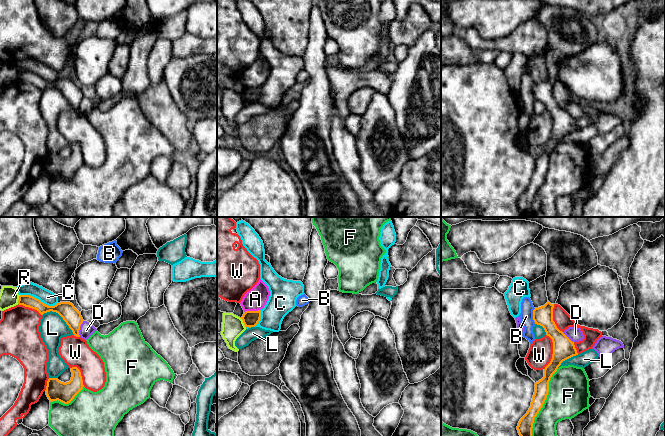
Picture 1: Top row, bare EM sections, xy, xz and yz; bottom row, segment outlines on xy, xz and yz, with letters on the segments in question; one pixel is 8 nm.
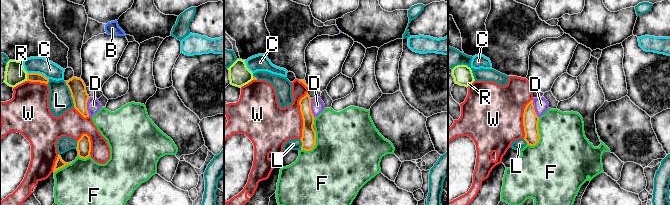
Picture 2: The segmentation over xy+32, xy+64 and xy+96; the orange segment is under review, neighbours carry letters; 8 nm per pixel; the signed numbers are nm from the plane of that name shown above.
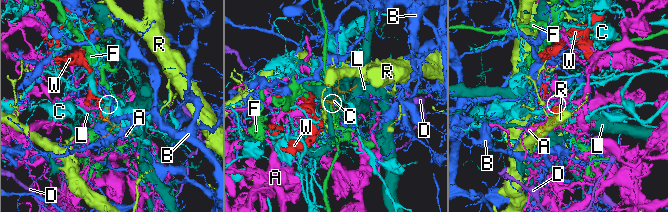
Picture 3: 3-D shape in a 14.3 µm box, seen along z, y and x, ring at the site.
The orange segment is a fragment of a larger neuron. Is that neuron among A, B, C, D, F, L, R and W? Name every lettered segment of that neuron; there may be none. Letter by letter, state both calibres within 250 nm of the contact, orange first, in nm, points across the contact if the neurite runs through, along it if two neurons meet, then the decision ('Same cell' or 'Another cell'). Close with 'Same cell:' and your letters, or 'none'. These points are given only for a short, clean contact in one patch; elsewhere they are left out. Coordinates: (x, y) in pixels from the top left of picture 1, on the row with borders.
A: Thickness 130 nm (orange) against 170 nm. Boundary: xz (260, 309), (244, 312). Another cell
B: Thickness 160 nm (orange) against 110 nm. Another cell
C: Thickness 140 nm (orange) against 110 nm. Another cell
D: Thickness 140 nm (orange) against 110 nm. Another cell
F: Thickness 120 nm (orange) against 320 nm. Another cell
L: Thickness 140 nm (orange) against 220 nm. Another cell
R: Thickness 130 nm (orange) against 180 nm. Boundary: xz (240, 318), (245, 327). Another cell
W: Thickness 180 nm (orange) against 200 nm. Another cell
Same cell: none

